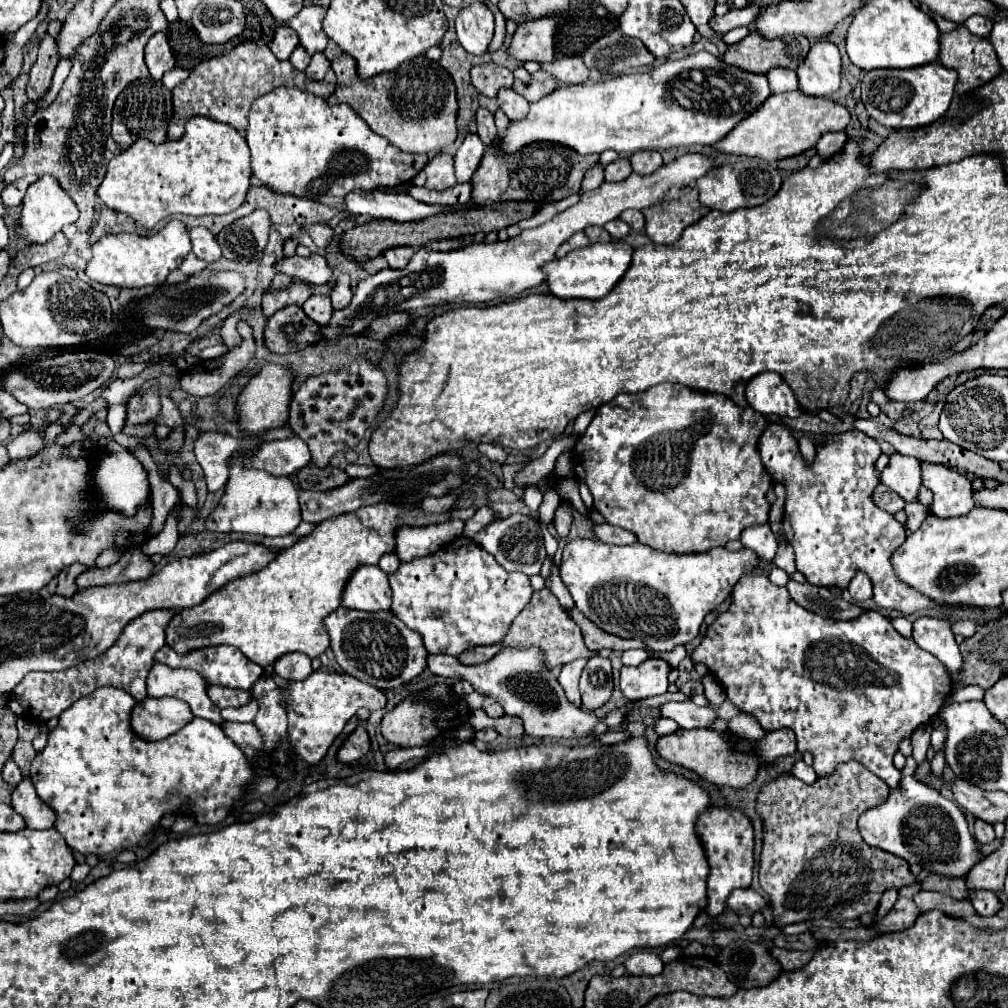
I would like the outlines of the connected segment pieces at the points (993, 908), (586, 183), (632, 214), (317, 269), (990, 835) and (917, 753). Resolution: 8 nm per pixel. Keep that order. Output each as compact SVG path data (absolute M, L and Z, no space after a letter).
M976 890L976 894L968 894L968 898L982 916L994 916L1002 908L998 896L990 890Z
M596 164L592 170L588 170L588 174L582 180L582 192L586 190L596 190L600 184L604 182L604 166Z
M626 210L624 214L620 214L620 220L624 220L632 230L644 228L644 216L640 210Z
M310 254L308 258L300 258L300 256L288 256L288 258L280 258L274 264L276 272L290 276L292 280L300 280L306 284L326 284L332 276L330 266L326 264L324 256L320 254Z
M976 820L974 822L974 838L978 844L988 844L994 840L994 828L992 824L988 822L982 822L982 820Z
M924 724L920 726L914 734L912 734L912 746L914 746L914 760L918 764L922 764L926 760L926 752L928 752L928 746L930 746L930 734L932 734L932 726L930 724Z

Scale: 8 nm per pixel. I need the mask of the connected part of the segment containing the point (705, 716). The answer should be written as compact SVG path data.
M666 702L660 706L660 714L672 718L682 728L708 728L716 720L712 708L700 708L692 702Z

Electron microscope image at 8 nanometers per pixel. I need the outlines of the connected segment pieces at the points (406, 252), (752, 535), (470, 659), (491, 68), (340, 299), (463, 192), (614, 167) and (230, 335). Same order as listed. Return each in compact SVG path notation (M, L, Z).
M398 246L398 248L386 250L384 258L388 260L390 268L404 268L404 266L408 266L408 262L410 262L410 258L412 258L414 252L416 250L412 246Z
M760 524L760 526L750 526L742 532L740 542L744 544L744 548L752 550L758 554L760 560L764 562L772 562L778 550L778 540L772 534L768 524Z
M492 646L492 648L474 648L474 650L466 650L462 654L462 662L466 664L482 664L488 662L496 652L500 650L500 646Z
M494 62L474 66L470 70L470 76L472 76L472 86L488 98L494 98L500 88L508 88L514 82L512 72L500 64L494 64Z
M346 274L346 276L340 276L340 278L336 280L336 286L334 286L330 298L332 298L332 306L334 306L334 310L340 310L340 308L348 306L348 302L352 300L350 276L348 276L348 274Z
M466 182L466 184L456 184L456 186L450 186L448 190L442 190L442 192L432 192L432 190L426 190L426 188L418 188L418 186L412 186L408 190L408 194L416 200L422 200L426 204L444 204L444 206L452 206L452 204L462 204L462 202L470 202L470 194L472 194L472 184Z
M620 158L620 160L606 166L606 180L608 182L620 182L620 180L628 178L630 174L632 174L632 166L630 166L630 160L626 160L626 158Z
M248 309L243 314L235 312L231 314L225 321L221 328L221 337L228 349L239 346L242 342L242 338L238 332L236 332L236 325L242 317L247 317L253 312L254 309Z

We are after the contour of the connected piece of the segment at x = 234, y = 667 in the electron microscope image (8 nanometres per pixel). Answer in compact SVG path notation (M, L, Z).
M164 646L160 652L156 652L156 662L164 662L168 666L182 666L182 668L192 668L198 674L202 674L206 678L208 684L220 684L220 686L232 686L232 688L242 688L242 690L250 690L252 684L262 676L264 668L256 666L254 662L250 662L238 648L234 646L214 646L214 648L204 648L204 650L196 650L192 654L186 656L178 656L176 652L172 652L172 648Z

